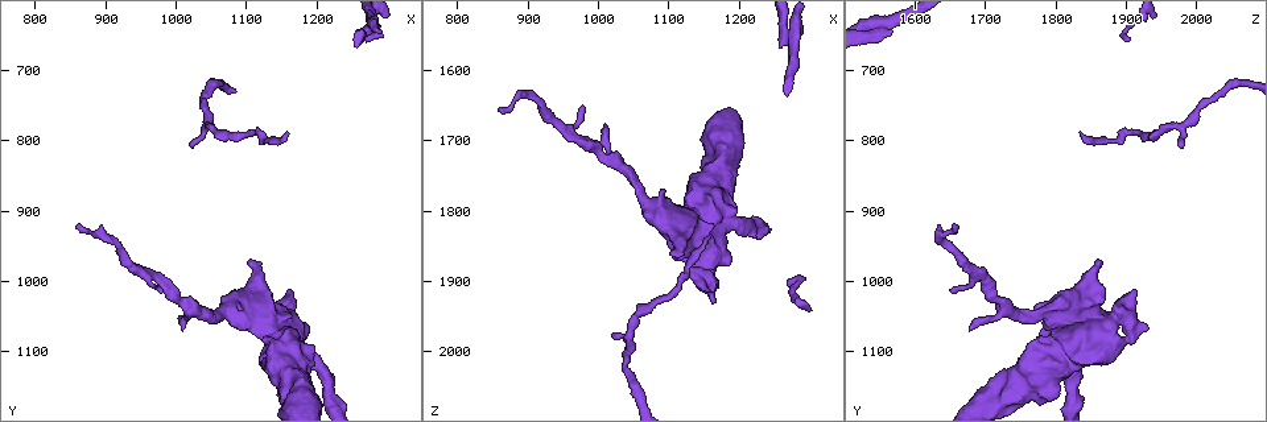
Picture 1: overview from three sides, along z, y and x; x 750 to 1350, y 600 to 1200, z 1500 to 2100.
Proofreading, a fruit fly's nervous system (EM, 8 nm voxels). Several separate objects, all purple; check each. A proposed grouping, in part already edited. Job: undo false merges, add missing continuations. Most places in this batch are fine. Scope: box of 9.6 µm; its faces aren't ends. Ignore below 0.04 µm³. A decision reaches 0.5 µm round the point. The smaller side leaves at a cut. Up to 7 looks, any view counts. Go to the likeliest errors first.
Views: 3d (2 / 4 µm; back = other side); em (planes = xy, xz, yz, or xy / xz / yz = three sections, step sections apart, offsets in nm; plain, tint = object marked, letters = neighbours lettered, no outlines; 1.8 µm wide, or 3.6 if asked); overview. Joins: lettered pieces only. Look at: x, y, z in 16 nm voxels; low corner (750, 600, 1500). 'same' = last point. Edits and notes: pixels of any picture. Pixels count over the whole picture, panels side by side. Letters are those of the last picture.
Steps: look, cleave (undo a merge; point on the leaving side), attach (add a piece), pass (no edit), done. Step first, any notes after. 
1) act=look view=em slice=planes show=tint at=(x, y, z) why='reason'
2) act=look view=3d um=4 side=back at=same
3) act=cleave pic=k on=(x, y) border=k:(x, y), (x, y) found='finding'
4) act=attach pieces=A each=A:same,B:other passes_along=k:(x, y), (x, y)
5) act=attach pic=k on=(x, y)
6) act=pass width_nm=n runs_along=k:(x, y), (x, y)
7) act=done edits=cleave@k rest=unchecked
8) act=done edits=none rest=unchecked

act=look view=3d um=2 at=(860, 920, 1655) why='branch stops here'

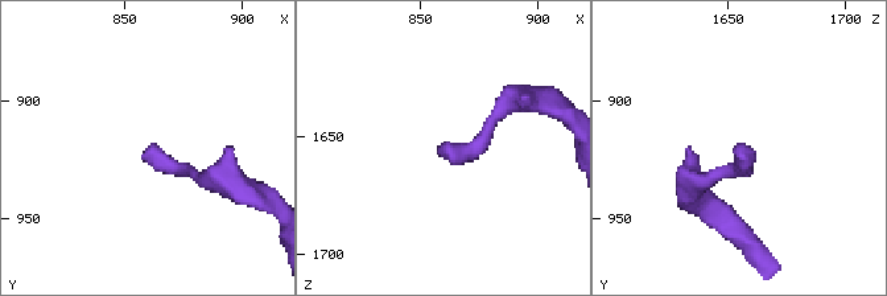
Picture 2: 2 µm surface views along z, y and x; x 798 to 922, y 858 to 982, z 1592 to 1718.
act=look view=em slice=planes show=letters at=(859, 922, 1654) why='shape alone is not enough'

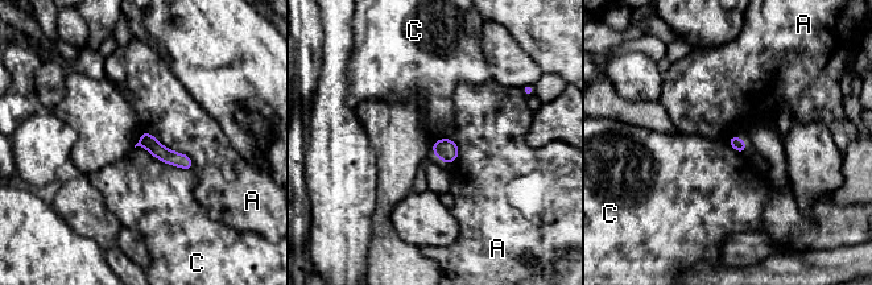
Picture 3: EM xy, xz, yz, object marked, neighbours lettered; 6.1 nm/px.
act=pass width_nm=80 each=A:other,C:other runs_along=3:(143, 139), (160, 152), (189, 165) found='no lettered piece goes on from it'

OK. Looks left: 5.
act=look view=em slice=planes show=letters at=(1160, 785, 1840)

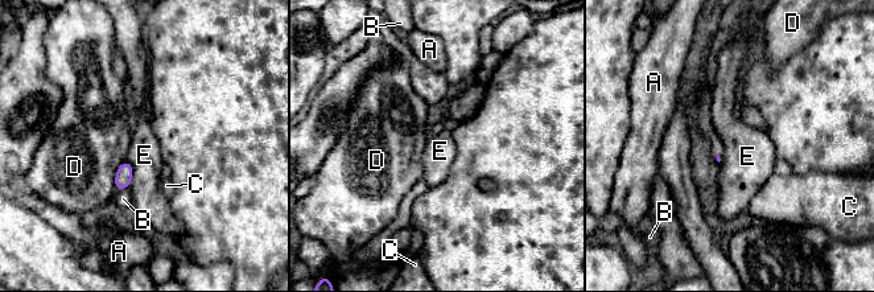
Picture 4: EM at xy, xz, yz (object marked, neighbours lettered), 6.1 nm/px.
act=pass each=A:other,B:other,C:other,D:other,E:other found='no lettered piece goes on from it'

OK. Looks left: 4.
act=look view=em slice=yz step=8 show=letters at=(1110, 970, 1860) why='branch stops here'

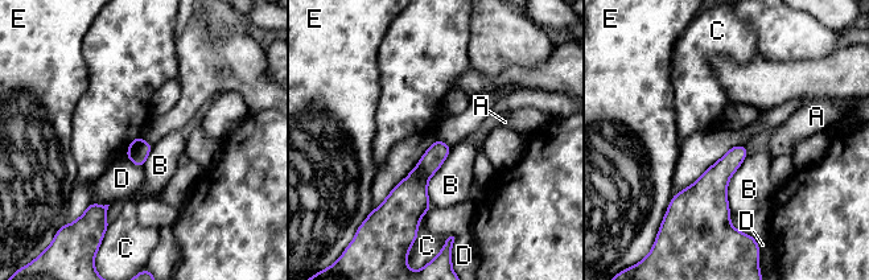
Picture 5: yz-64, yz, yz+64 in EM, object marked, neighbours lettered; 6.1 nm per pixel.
act=pass each=A:other,B:other,C:other,D:other,E:other border=5:(452, 147), (428, 181), (429, 205) found='none of them fits'

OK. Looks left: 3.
act=done edits=none rest=unchecked

